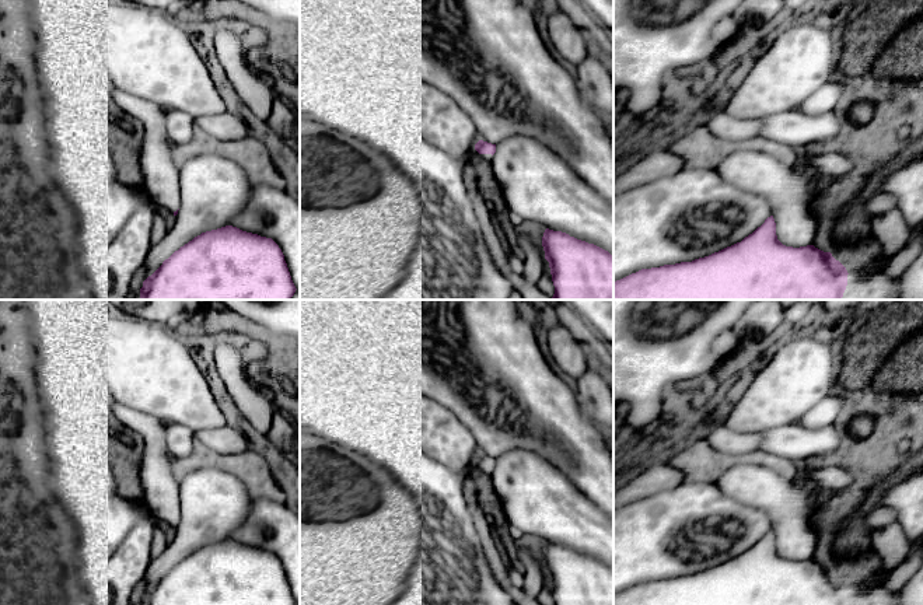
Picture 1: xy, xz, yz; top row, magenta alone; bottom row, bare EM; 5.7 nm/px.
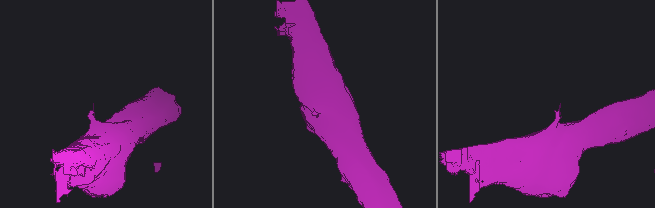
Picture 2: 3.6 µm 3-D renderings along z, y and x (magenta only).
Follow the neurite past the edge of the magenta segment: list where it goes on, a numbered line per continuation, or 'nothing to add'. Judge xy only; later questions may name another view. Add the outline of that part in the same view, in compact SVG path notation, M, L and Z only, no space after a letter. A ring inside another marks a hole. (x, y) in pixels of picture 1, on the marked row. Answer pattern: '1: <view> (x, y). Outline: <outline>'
1: xy (160, 168). Outline: M120 90L112 91L112 98L115 108L144 126L139 161L144 176L143 192L155 207L176 211L181 204L179 161L167 132L167 111L153 101Z

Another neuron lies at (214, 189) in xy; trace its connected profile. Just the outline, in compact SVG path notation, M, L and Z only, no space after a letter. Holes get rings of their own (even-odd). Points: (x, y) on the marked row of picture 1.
M196 155L179 162L181 204L175 223L146 258L139 284L165 259L202 232L231 225L249 199L247 172L233 160Z

